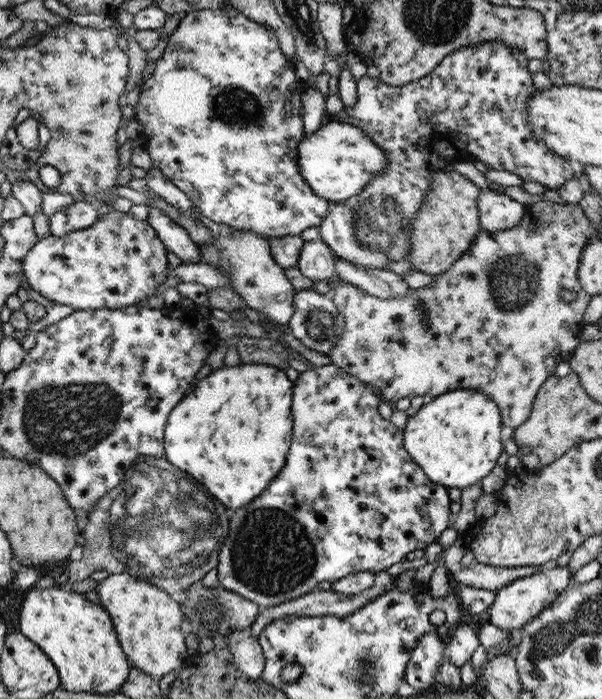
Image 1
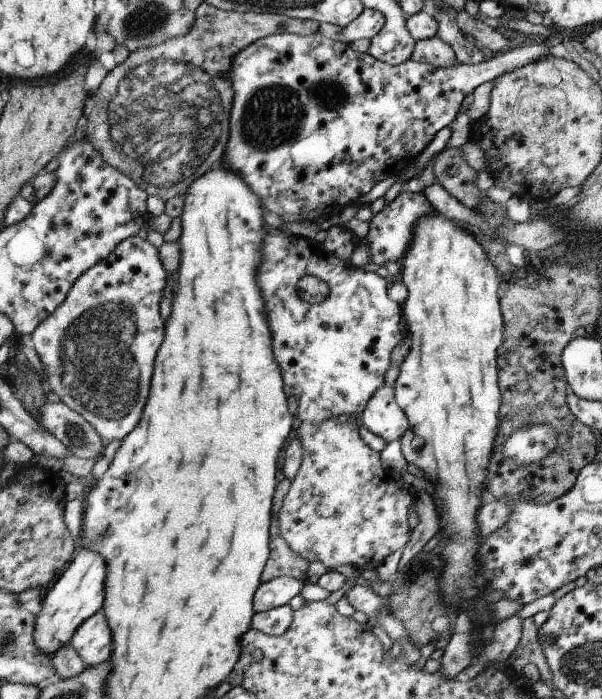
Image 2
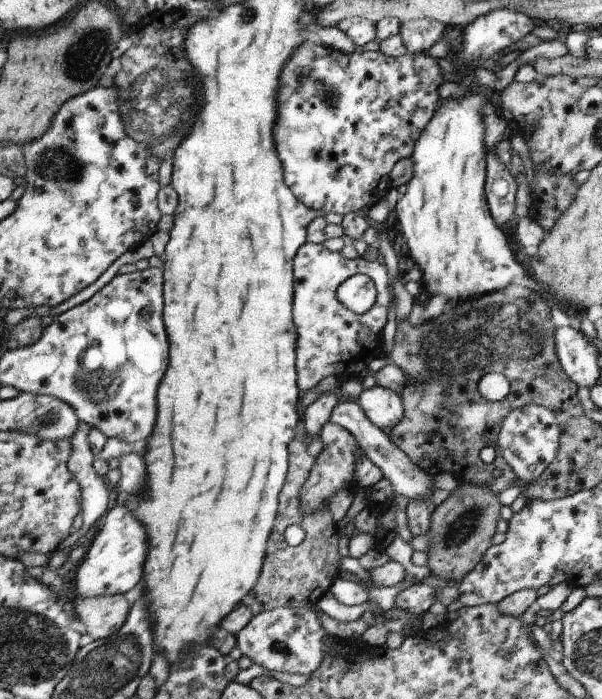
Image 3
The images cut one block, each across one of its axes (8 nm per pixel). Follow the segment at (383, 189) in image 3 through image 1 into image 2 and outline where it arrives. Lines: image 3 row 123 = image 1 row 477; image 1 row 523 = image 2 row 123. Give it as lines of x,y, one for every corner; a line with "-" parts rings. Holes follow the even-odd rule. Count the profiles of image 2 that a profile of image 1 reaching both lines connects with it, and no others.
320,32
306,37
291,33
269,35
254,41
251,46
238,52
233,59
230,72
230,79
233,85
233,104
229,115
230,140
228,140
227,150
220,164
239,174
246,182
246,185
260,198
262,207
266,211
277,214
286,223
314,222
324,214
325,208
342,208
342,206
354,205
386,177
392,174
399,174
403,169
409,167
433,141
436,133
449,126
459,116
462,102
464,102
464,98
468,94
474,93
474,90
481,84
492,82
492,80
502,77
502,74
510,73
532,62
537,62
539,59
547,58
550,54
549,47
548,42
542,45
532,44
528,46
526,44
526,46
514,46
509,51
493,55
491,59
486,59
476,65
460,65
456,63
450,67
436,67
431,63
409,59
403,64
391,66
383,61
374,60
369,53
354,52
349,44
348,48
338,56
338,52
334,52
332,49
332,44
328,44
328,38
-
292,114
294,114
294,148
292,148

